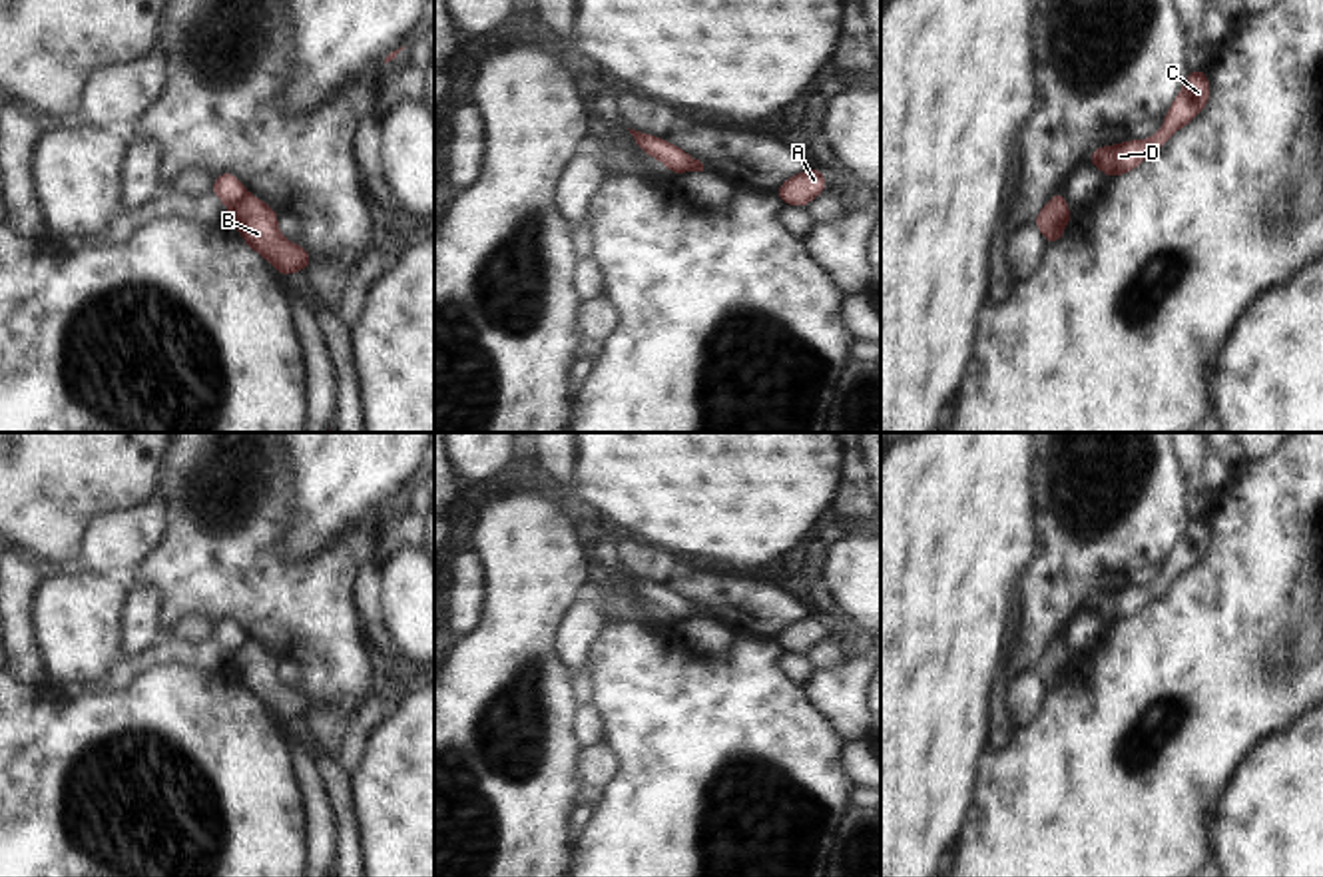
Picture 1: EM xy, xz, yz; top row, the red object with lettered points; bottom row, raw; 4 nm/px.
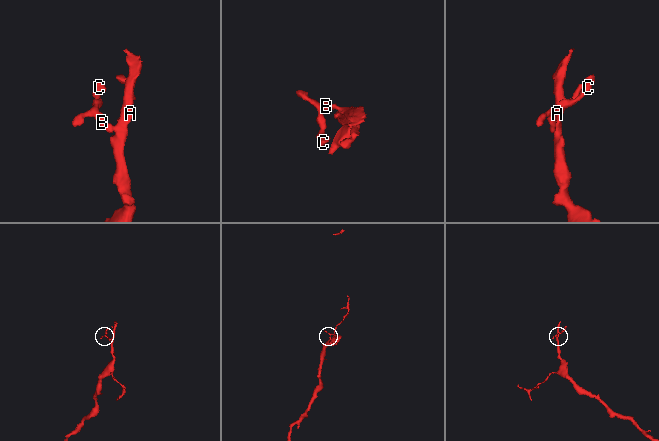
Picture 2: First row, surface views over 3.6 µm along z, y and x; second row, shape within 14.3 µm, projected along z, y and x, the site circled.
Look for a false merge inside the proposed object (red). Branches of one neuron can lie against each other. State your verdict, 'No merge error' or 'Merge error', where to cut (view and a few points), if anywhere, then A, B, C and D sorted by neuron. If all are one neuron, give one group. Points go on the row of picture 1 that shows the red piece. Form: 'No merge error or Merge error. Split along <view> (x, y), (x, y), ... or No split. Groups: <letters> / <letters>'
Merge error. Split along xy (246, 192), (230, 210). Groups: A B / C D.

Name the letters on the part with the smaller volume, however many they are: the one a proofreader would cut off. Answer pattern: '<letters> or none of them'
C, D

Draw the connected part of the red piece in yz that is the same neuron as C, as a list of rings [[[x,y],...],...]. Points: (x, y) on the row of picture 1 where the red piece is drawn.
[[[1193,66],[1182,92],[1168,108],[1158,134],[1144,142],[1128,140],[1120,146],[1100,146],[1090,153],[1086,163],[1100,167],[1110,181],[1120,173],[1132,171],[1150,153],[1164,147],[1176,130],[1188,126],[1209,100],[1209,78],[1201,72],[1201,66]]]

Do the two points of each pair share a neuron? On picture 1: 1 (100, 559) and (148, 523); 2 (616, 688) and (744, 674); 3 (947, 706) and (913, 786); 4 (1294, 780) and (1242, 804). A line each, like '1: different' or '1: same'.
1: same
2: same
3: same
4: same

